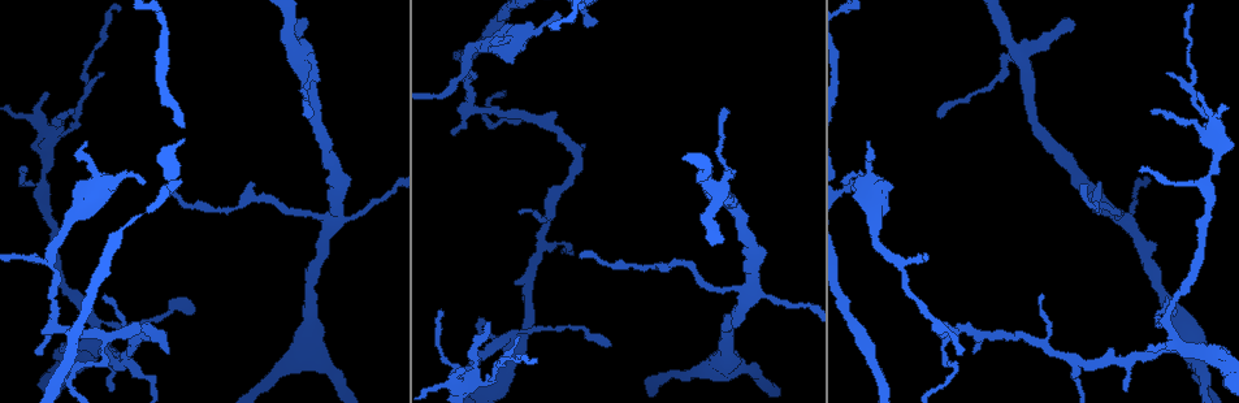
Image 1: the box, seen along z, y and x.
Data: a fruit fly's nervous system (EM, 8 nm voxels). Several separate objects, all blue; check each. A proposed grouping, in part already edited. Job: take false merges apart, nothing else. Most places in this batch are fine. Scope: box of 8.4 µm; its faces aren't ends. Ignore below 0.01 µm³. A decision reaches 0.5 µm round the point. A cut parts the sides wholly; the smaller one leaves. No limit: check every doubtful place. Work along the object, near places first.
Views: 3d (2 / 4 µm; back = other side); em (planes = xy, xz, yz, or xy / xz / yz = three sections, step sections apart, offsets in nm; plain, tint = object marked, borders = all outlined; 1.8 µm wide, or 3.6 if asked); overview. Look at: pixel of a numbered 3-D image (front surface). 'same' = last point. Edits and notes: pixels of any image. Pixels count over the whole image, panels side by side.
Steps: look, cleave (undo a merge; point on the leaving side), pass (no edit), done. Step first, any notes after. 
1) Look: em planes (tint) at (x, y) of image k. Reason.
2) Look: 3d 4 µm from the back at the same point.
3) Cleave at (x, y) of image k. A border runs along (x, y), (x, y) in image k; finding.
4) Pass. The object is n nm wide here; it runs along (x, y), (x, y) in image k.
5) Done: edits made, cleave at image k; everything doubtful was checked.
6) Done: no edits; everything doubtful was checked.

Look: em xz step 4 (tint) at (748, 300) of image 1. Abrupt turn.

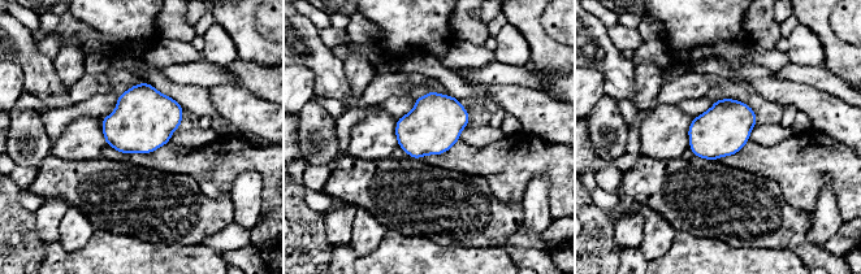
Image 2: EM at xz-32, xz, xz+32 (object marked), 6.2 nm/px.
Look: em planes (tint) at the same point.

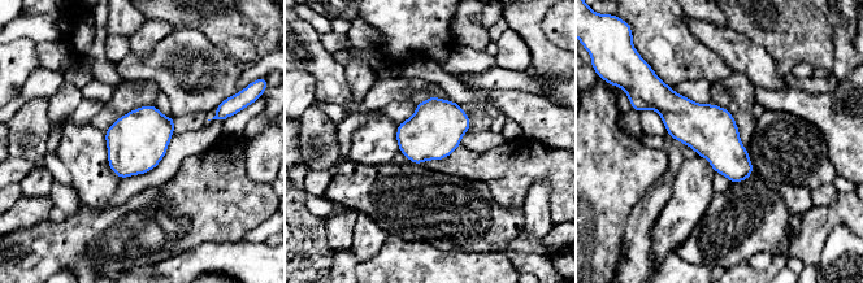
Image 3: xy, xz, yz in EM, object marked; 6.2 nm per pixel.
Pass. The object is 320 nm wide here; all the same neuron.

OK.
Look: 3d 2 µm at (1020, 58) of image 1. Four-way junction.

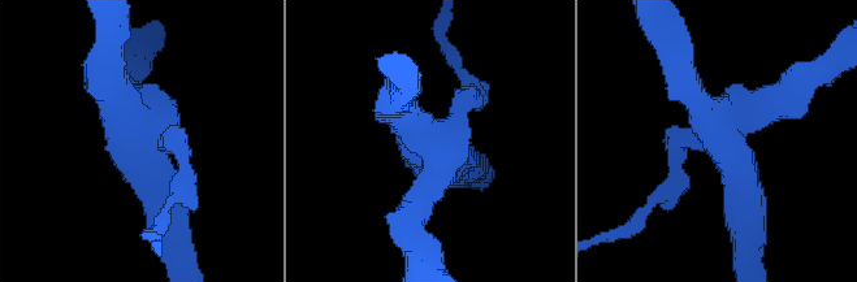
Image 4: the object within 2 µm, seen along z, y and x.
Look: em yz step 4 (tint) at (150, 137) of image 4. 4 arms meet here; now the EM.

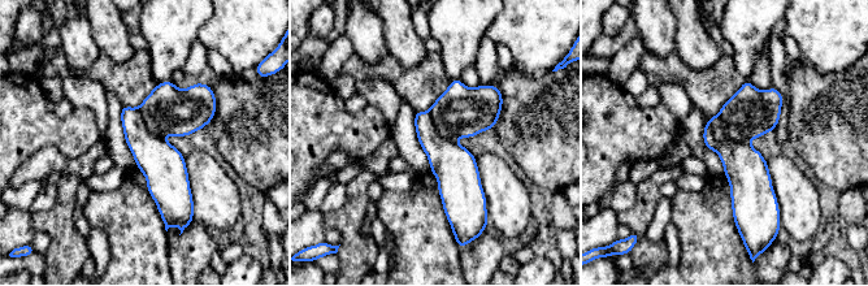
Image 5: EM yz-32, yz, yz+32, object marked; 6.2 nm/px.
Cleave at (750, 113) of image 5. The object is 280 nm wide here; a border runs along (717, 115), (723, 131), (746, 143) in image 5; a second neuron is stuck on.

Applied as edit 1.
Look: overview. Redraw.

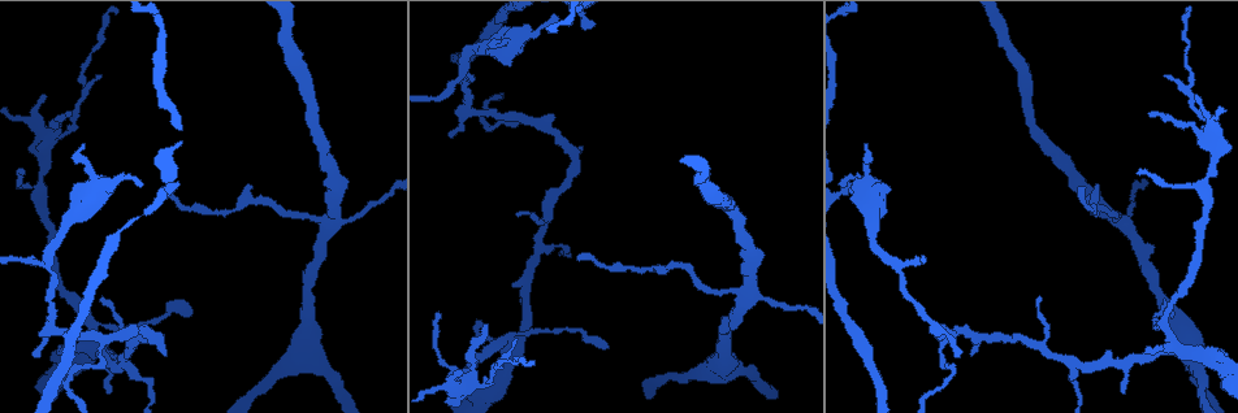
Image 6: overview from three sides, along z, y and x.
Look: 3d 2 µm at (937, 327) of image 6.

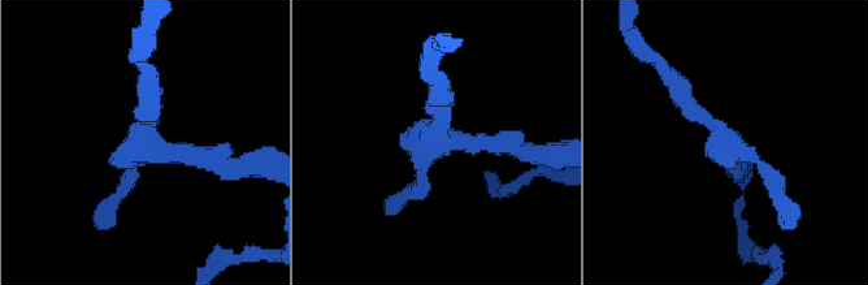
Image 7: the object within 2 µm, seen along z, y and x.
Look: em xy step 16 (tint) at (145, 138) of image 7.

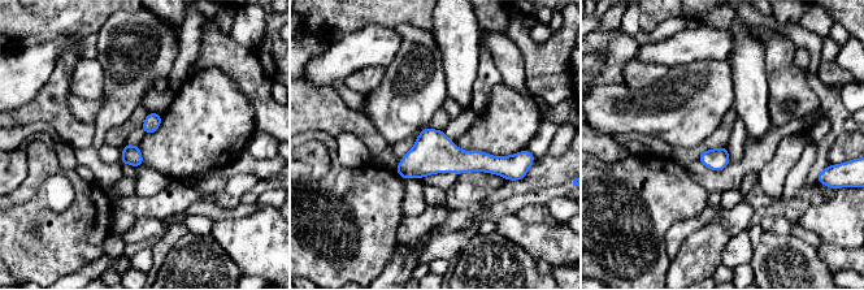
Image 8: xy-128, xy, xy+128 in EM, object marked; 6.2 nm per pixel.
Pass. The object is 110 nm wide here; it runs along (512, 159), (419, 161), (400, 171) in image 8; one neuron here.

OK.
Look: em planes (tint) at (101, 335) of image 6. A fork.

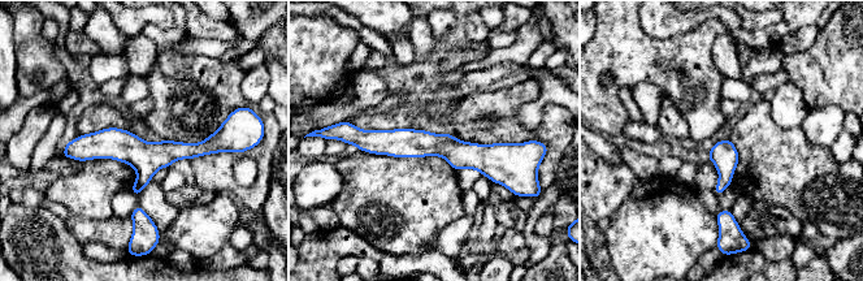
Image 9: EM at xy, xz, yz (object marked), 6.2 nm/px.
Pass. The object is 170 nm wide here; it runs along (356, 139), (512, 152) in image 9; all the same neuron.

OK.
Done: edits made, cleave at image 5; everything doubtful was checked.

